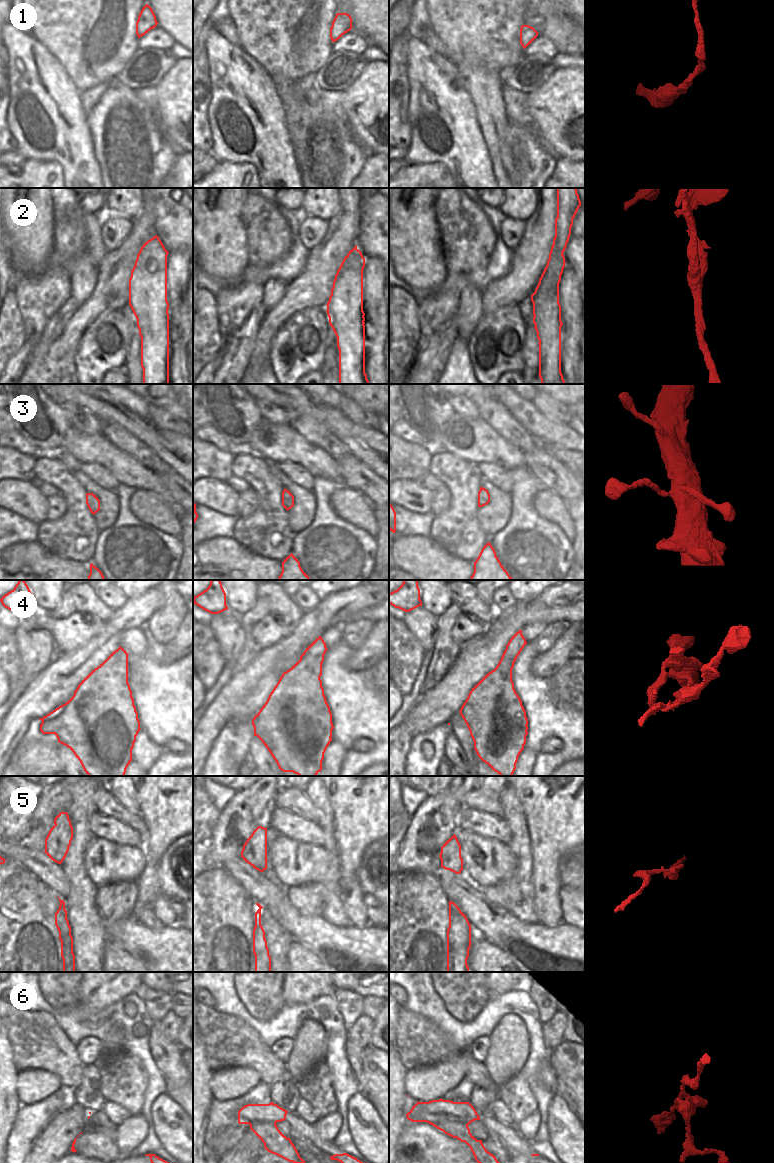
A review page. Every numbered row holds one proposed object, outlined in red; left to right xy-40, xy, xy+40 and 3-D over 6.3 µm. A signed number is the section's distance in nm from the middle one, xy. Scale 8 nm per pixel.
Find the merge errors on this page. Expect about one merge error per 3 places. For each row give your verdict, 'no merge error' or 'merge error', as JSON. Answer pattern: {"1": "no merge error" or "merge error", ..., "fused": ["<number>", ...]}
{"1": "no merge error", "2": "merge error", "3": "no merge error", "4": "merge error", "5": "no merge error", "6": "merge error", "fused": ["2", "4", "6"]}

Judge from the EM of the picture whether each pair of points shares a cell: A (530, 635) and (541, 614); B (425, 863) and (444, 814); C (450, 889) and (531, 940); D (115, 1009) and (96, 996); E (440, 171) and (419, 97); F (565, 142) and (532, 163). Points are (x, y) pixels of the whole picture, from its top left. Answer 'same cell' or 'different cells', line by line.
A: different cells
B: same cell
C: same cell
D: different cells
E: different cells
F: different cells

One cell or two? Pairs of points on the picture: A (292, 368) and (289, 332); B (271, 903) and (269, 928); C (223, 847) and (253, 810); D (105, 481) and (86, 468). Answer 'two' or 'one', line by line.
A: one
B: two
C: one
D: one

